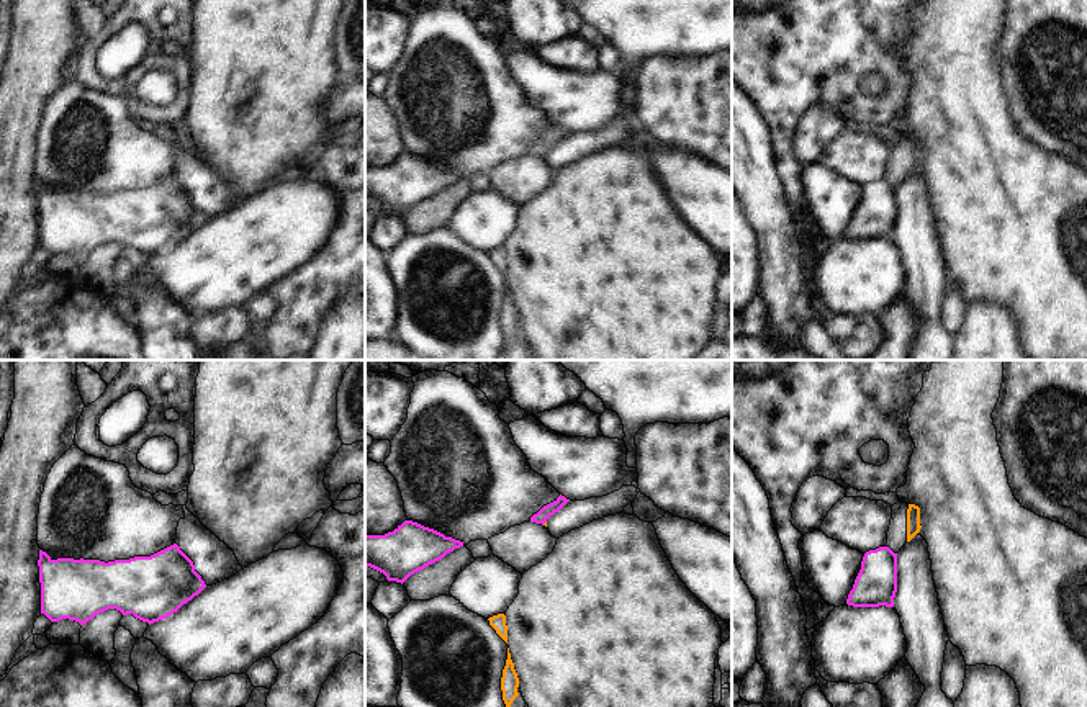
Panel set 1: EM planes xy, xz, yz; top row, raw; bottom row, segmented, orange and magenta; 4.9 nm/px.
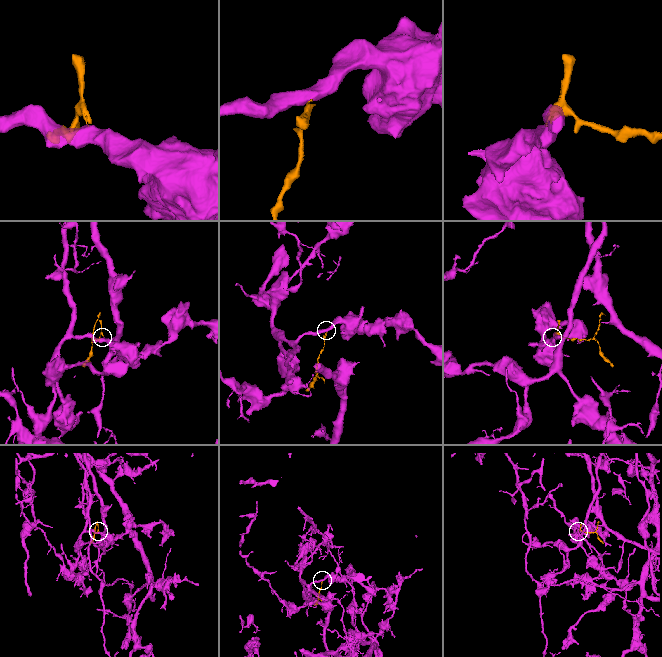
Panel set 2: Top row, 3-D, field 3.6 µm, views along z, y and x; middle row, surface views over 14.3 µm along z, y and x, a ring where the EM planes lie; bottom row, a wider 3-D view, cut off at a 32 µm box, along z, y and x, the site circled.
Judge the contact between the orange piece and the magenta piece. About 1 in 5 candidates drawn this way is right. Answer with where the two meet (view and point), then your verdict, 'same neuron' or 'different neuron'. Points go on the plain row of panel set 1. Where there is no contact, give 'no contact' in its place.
no contact | different neuron

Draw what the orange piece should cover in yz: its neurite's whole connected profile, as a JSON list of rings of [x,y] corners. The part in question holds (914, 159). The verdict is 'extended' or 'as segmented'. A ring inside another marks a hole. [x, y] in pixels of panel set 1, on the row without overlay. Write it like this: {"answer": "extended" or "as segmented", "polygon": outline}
{"answer": "extended", "polygon": [[[899,134],[892,139],[892,152],[887,165],[887,177],[894,187],[920,165],[920,141]]]}

